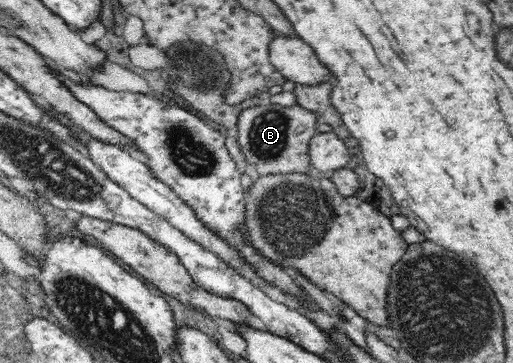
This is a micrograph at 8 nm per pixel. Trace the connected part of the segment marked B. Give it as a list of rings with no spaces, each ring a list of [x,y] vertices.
[[[264,102],[245,108],[238,115],[237,128],[239,148],[245,160],[254,165],[259,175],[280,173],[309,173],[309,142],[317,134],[320,120],[312,111],[296,104],[284,105]]]

